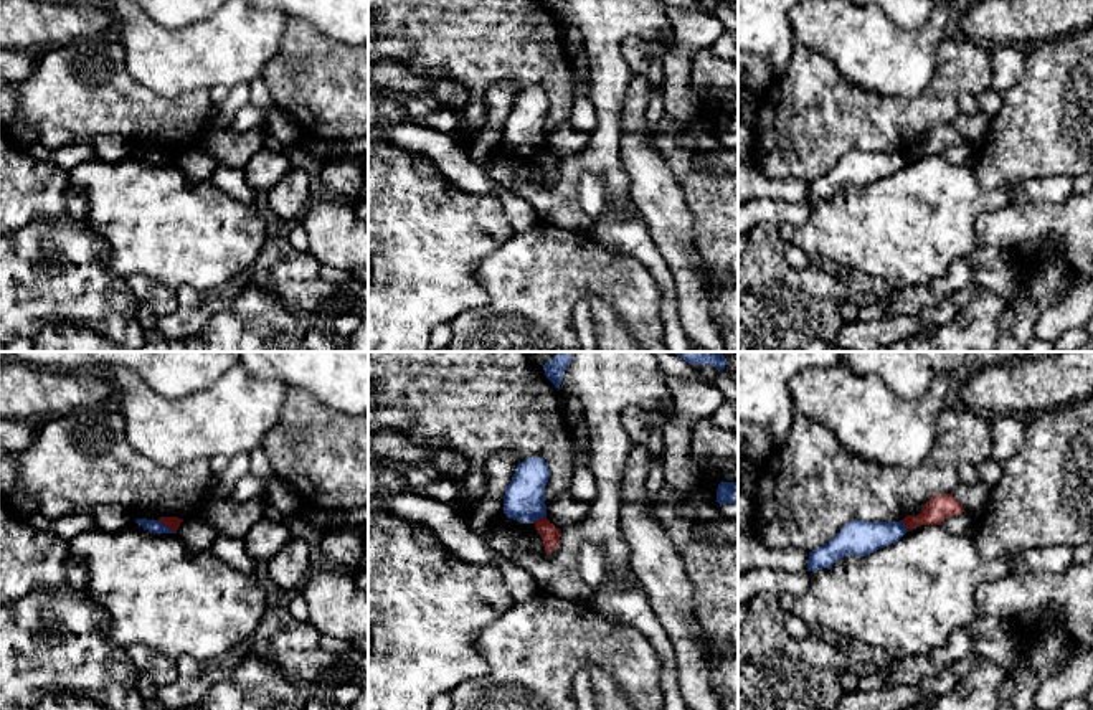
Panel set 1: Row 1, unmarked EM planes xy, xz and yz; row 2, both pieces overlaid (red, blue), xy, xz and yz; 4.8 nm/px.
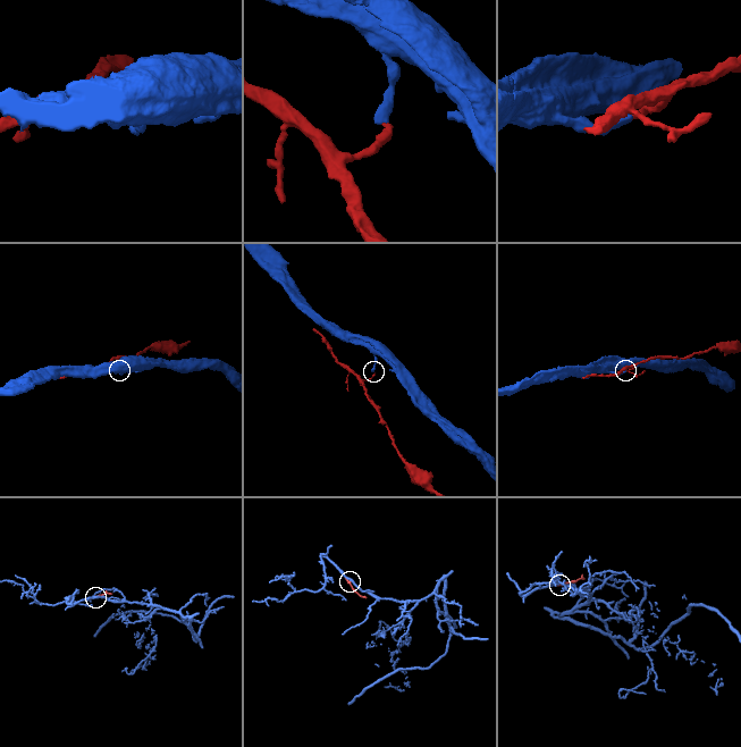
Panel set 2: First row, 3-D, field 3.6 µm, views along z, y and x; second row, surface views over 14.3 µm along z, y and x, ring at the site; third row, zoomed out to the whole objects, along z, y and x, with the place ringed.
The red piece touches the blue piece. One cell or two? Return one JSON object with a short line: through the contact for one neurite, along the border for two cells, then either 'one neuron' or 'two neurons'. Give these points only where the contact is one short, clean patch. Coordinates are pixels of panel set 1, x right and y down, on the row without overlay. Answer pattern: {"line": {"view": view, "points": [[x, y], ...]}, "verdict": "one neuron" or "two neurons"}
{"line": {"view": "xy", "points": [[157, 151], [175, 162]]}, "verdict": "two neurons"}

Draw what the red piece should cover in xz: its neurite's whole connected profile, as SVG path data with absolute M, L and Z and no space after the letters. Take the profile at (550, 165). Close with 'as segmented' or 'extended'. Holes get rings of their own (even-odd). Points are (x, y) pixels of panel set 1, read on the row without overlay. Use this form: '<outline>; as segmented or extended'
M546 147L533 152L545 175L545 182L551 183L560 173L560 159L556 159Z; as segmented

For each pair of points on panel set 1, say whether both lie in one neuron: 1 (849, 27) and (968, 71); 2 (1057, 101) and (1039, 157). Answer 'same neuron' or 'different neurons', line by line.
1: different neurons
2: same neuron

